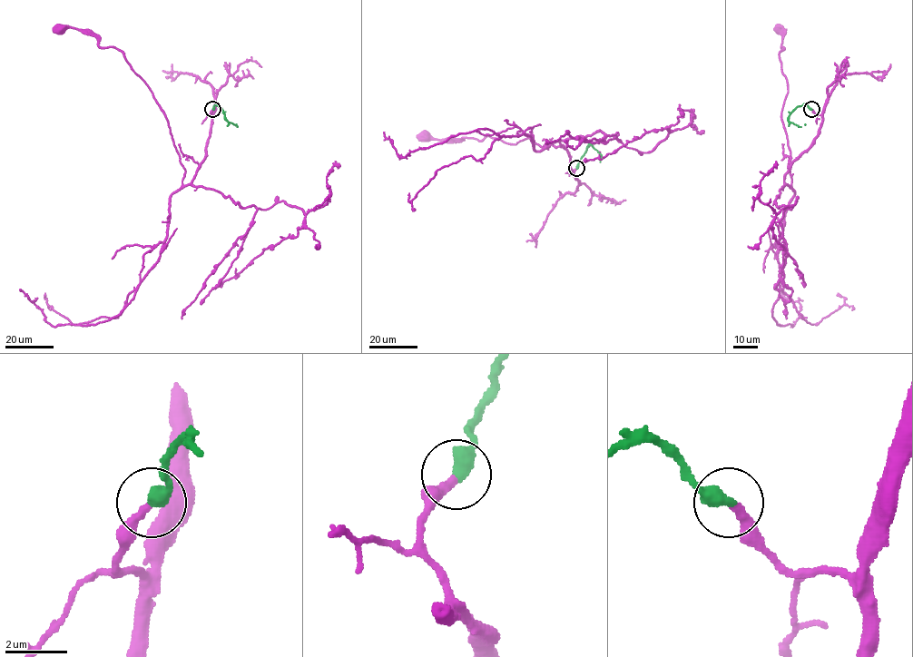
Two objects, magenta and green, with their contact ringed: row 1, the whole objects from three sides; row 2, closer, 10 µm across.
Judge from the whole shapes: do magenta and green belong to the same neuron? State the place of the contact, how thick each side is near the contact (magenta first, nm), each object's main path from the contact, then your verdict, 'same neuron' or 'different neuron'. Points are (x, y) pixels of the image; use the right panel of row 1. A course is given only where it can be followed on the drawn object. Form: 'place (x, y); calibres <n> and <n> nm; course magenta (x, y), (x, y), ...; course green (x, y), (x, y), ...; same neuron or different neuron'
place (811, 109); calibres 280 and 500 nm; course magenta (811, 109), (822, 117), (819, 133), (792, 162), (788, 185), (790, 152), (781, 118), (788, 84), (778, 29); course green (811, 109), (803, 104), (795, 108), (789, 117), (788, 120), (798, 126), (806, 124); same neuron

